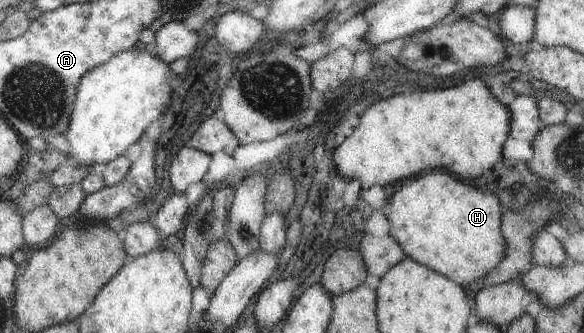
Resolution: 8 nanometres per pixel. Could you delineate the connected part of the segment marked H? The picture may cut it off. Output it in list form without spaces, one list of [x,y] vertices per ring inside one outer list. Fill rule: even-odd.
[[[443,170],[401,180],[397,192],[389,197],[388,235],[410,259],[446,276],[461,288],[475,289],[482,278],[495,268],[505,254],[505,242],[500,233],[500,214],[497,197],[490,192],[471,187],[469,182],[453,178]]]

